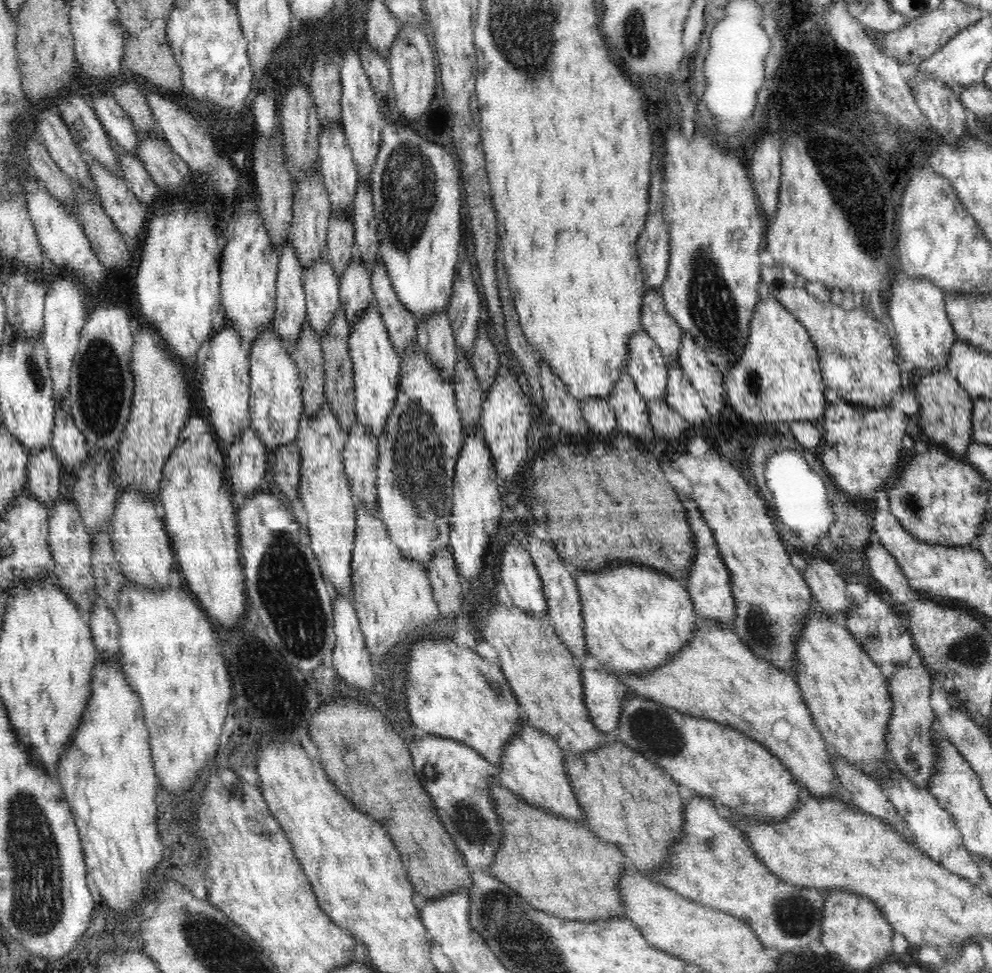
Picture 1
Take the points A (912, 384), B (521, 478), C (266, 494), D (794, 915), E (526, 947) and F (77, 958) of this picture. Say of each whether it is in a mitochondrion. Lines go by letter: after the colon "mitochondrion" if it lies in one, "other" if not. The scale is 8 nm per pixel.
A: other
B: other
C: other
D: mitochondrion
E: mitochondrion
F: other

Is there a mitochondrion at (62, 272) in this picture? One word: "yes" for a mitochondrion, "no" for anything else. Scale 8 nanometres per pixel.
no

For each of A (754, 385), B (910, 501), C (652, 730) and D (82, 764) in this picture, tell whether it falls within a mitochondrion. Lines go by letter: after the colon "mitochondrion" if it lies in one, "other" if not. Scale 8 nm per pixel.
A: mitochondrion
B: mitochondrion
C: mitochondrion
D: mitochondrion

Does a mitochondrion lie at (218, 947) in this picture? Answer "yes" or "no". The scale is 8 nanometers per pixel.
yes

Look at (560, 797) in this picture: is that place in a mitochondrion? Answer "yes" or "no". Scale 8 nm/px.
no

